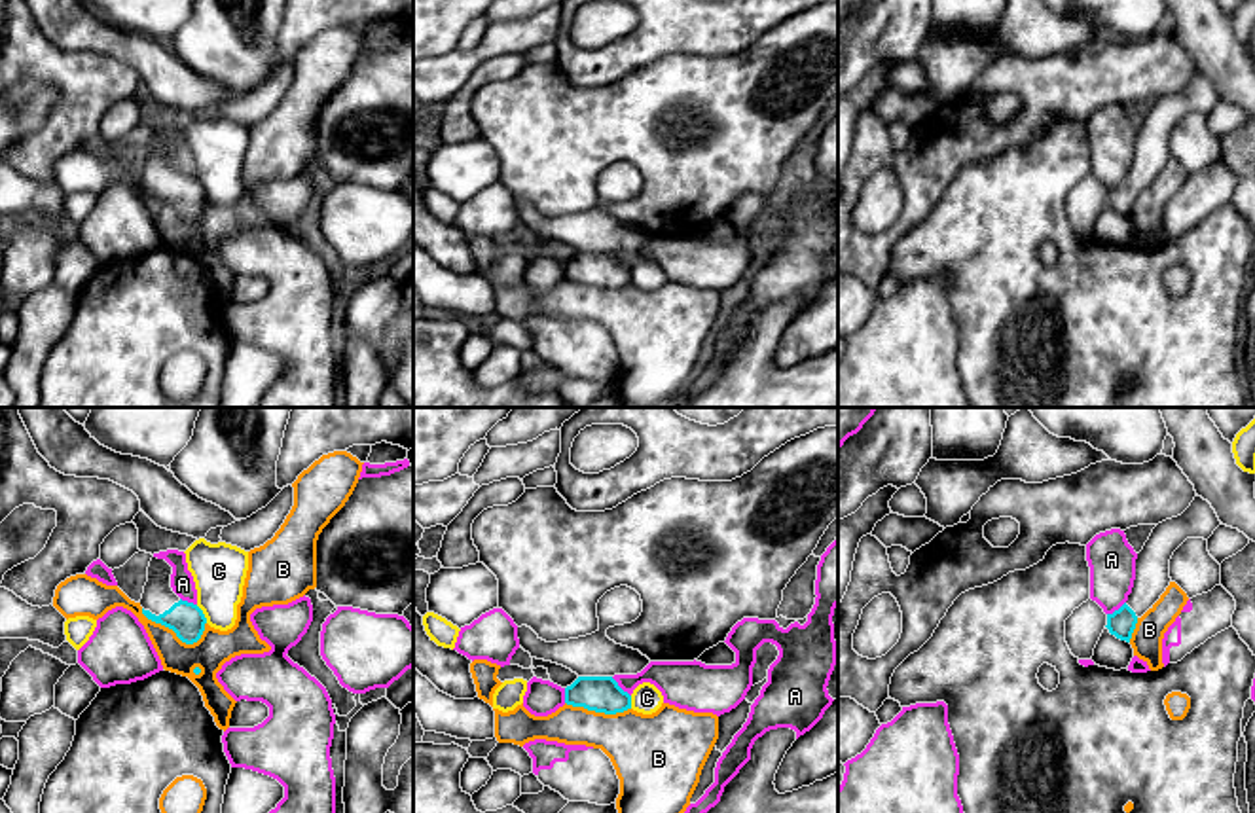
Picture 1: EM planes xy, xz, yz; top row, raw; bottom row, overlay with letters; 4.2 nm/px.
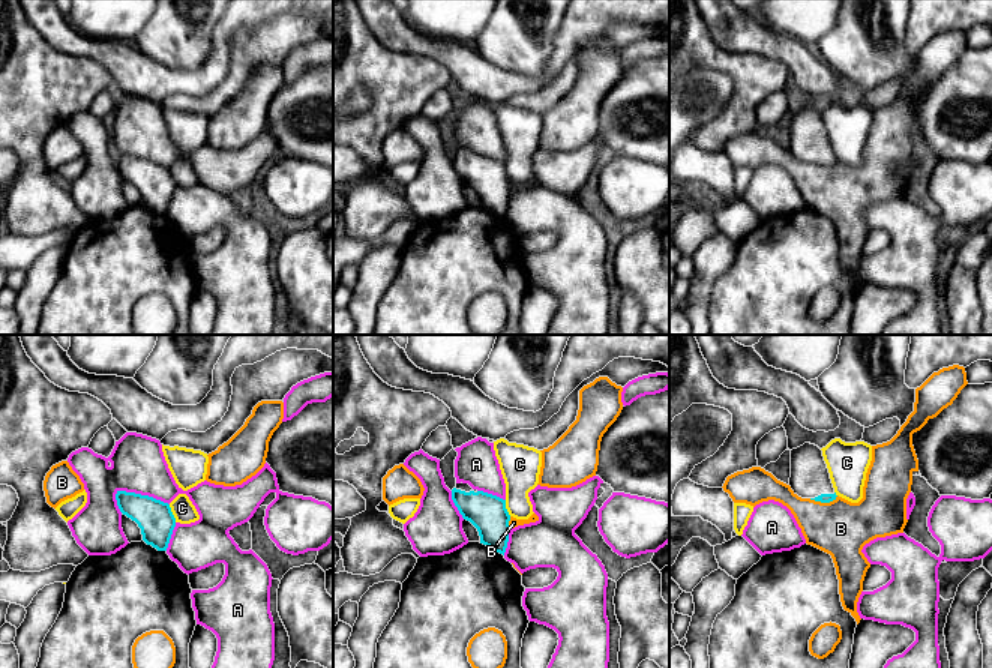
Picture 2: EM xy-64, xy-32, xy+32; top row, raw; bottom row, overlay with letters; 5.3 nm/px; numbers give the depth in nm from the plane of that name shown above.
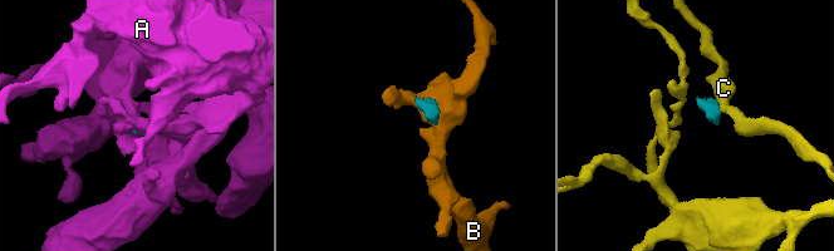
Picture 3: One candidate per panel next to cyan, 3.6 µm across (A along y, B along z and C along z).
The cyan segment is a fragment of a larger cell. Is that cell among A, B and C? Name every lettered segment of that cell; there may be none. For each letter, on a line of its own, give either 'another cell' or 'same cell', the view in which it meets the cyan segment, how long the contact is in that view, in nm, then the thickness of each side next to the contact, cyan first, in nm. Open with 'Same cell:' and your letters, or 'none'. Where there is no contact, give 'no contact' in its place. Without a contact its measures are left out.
Same cell: none
A: another cell; contact in xz; length 120 nm; calibres 160 and 170 nm
B: another cell; contact in xy; length 300 nm; calibres 150 and 150 nm
C: another cell; contact in xy; length 90 nm; calibres 150 and 220 nm

